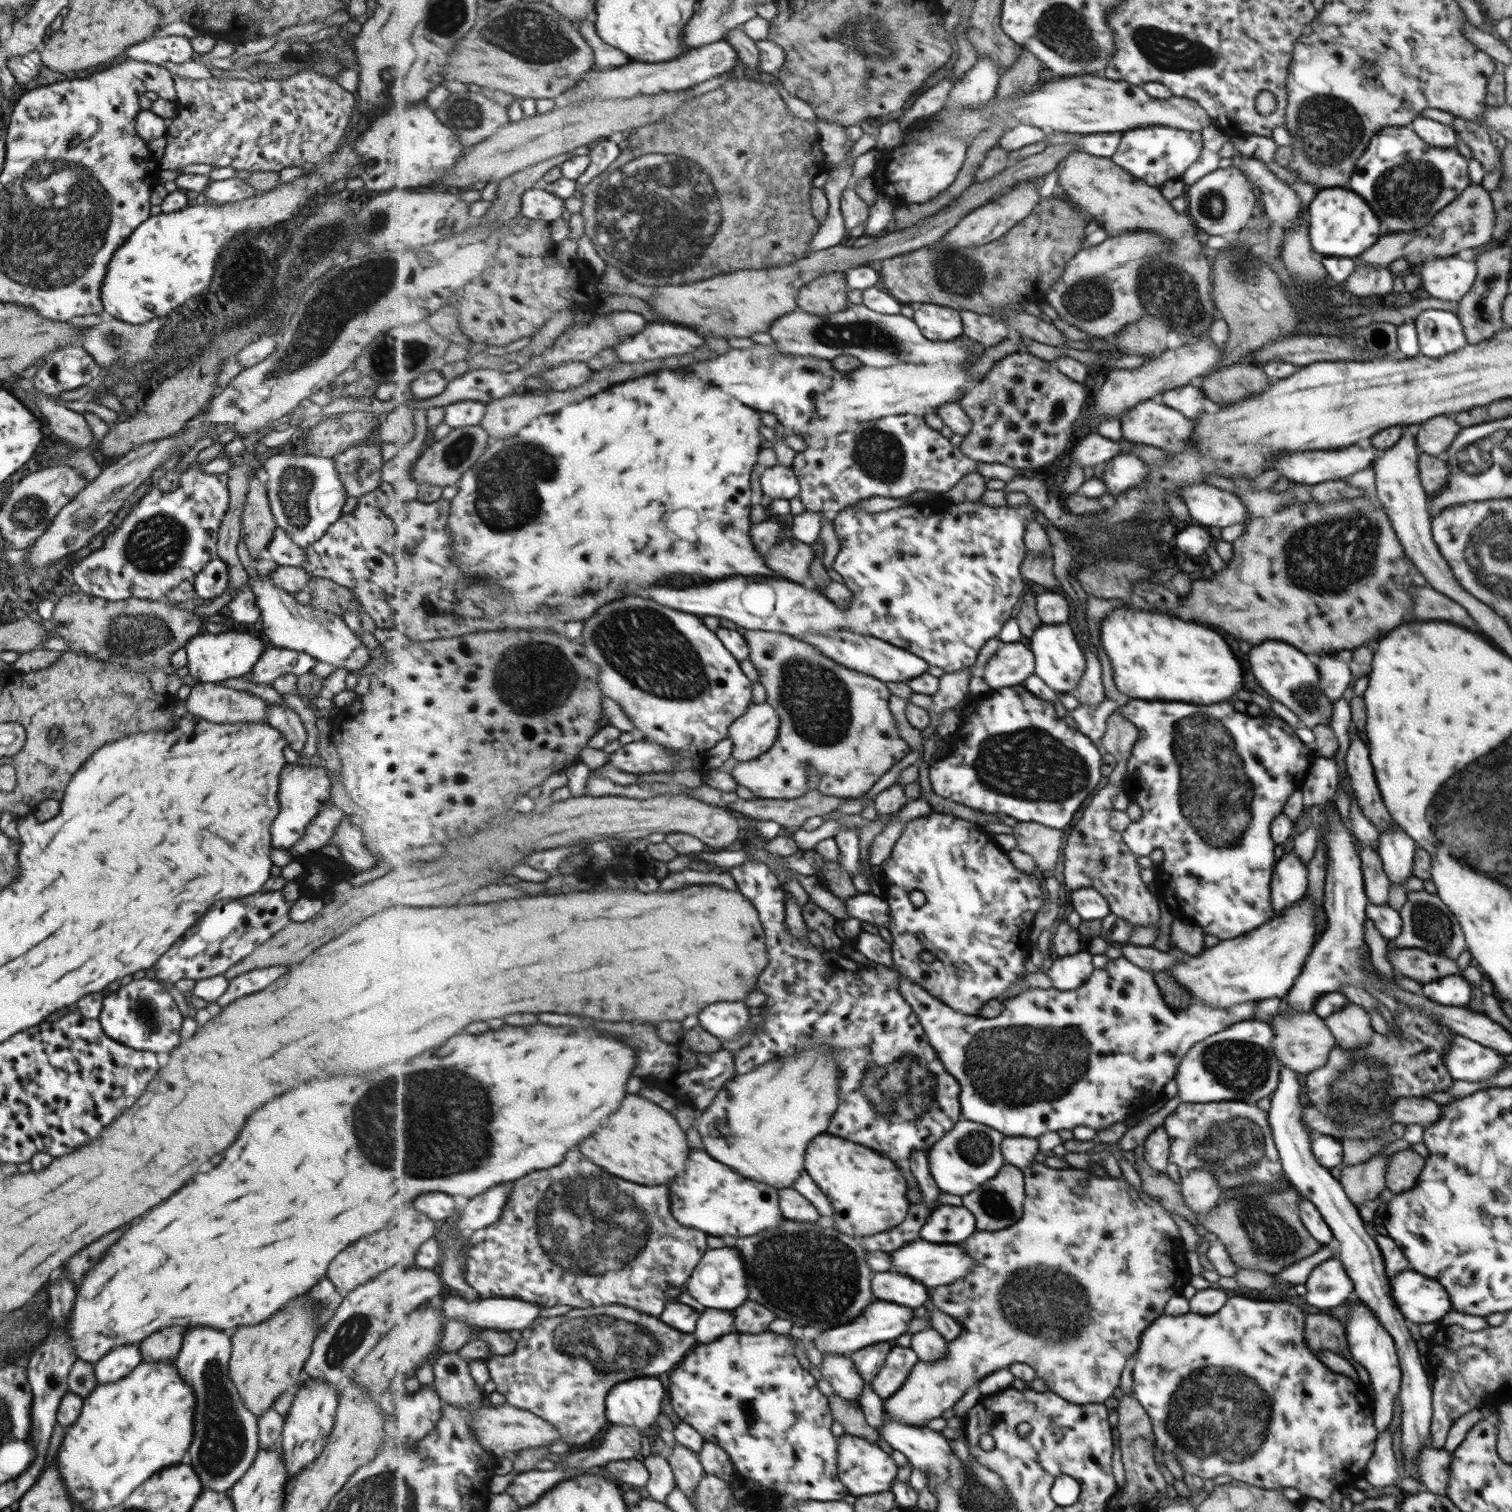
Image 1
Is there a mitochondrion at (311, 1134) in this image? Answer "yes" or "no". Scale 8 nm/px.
no

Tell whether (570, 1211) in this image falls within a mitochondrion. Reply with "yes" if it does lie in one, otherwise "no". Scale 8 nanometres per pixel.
yes

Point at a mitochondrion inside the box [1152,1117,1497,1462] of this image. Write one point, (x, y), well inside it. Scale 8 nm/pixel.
(1269, 1233)

